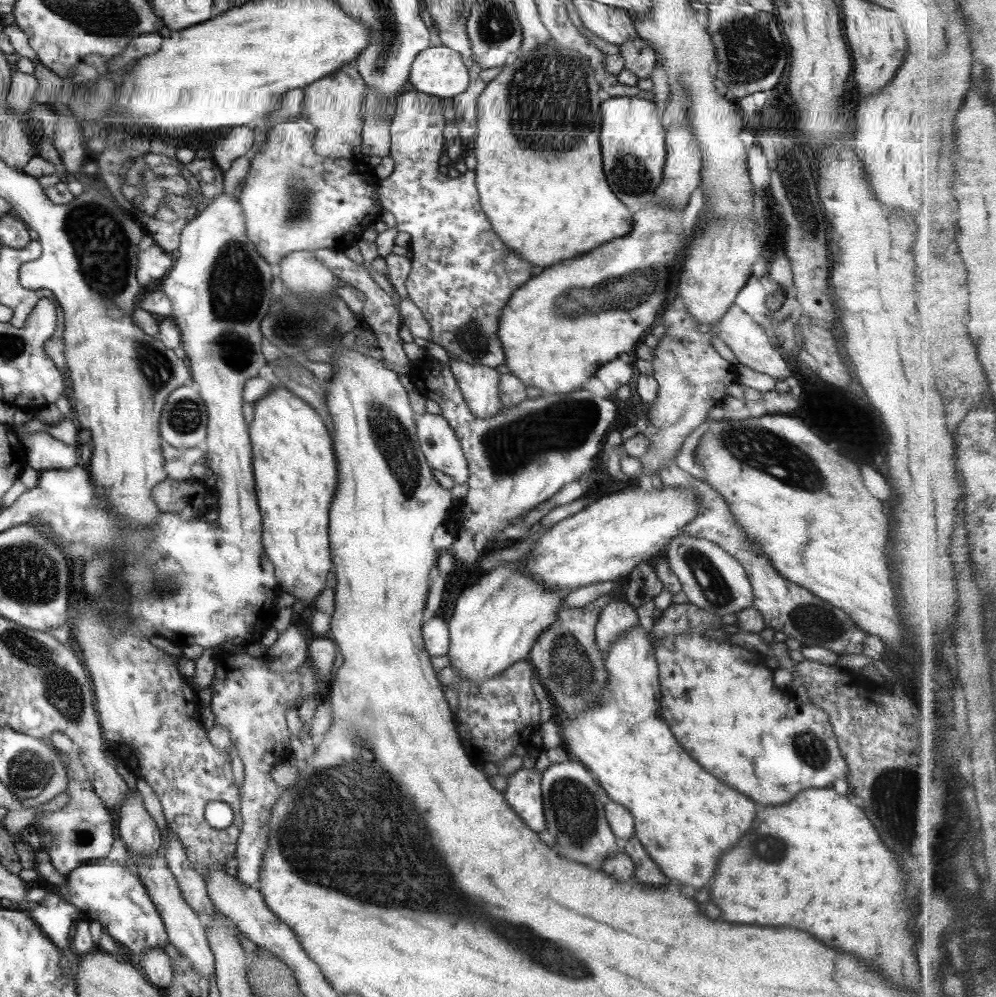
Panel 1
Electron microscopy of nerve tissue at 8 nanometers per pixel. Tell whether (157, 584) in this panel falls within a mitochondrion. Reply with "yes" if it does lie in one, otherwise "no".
yes

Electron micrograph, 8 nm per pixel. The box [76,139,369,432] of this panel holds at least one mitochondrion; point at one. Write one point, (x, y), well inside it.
(156, 189)

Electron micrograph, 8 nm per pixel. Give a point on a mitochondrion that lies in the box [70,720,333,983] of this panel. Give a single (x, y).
(84, 838)

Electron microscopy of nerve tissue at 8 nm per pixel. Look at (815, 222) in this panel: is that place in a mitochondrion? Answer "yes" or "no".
no

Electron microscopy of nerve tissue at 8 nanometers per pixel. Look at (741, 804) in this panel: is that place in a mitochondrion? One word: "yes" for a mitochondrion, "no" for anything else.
no

